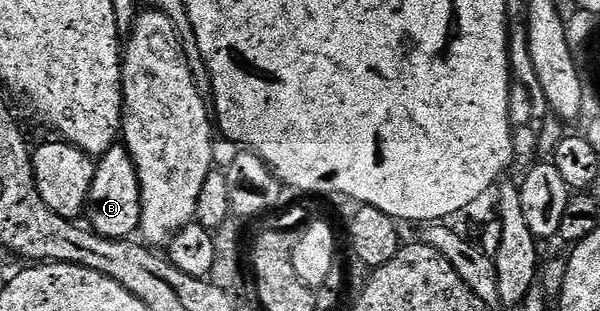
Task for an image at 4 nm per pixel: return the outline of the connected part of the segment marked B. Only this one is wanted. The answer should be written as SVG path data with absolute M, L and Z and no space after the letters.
M122 144L110 146L104 154L98 155L97 158L93 184L87 193L86 225L103 238L130 239L138 231L140 220L141 192L139 191L139 177L134 164L131 163L131 154L126 146Z

